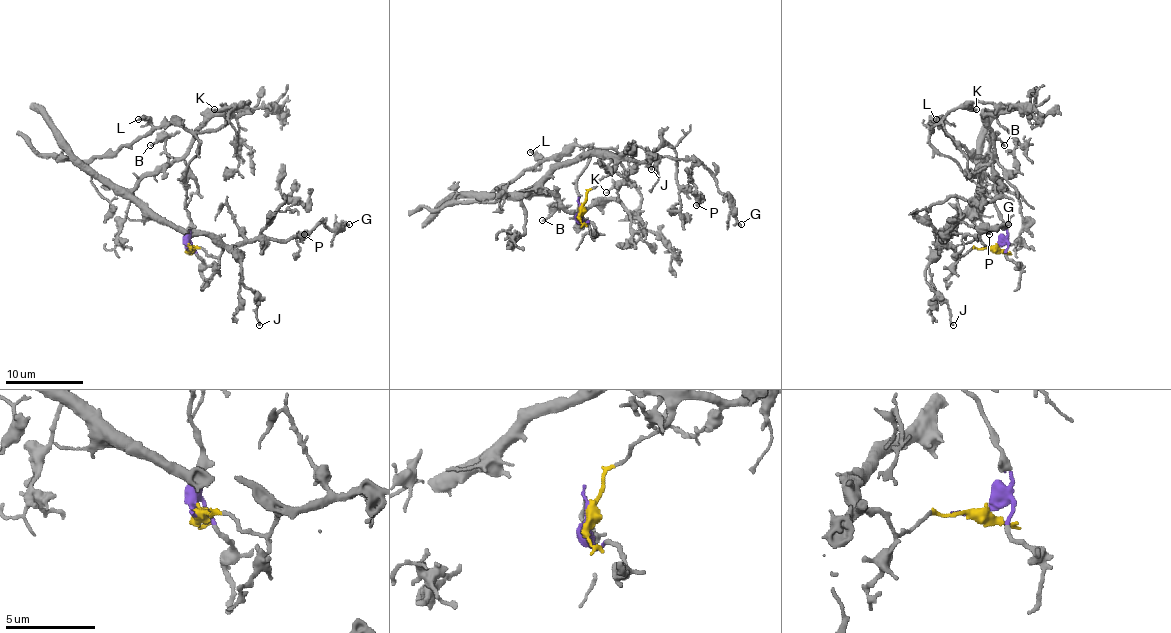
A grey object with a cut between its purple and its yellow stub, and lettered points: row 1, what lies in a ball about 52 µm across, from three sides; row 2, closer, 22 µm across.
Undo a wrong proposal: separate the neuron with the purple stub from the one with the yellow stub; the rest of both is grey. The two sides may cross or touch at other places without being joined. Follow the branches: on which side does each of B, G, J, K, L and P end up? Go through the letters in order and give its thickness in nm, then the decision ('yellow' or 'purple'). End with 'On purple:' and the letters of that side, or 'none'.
B: 130 nm thick; yellow
G: 280 nm thick; yellow
J: 130 nm thick; yellow
K: 120 nm thick; purple
L: 360 nm thick; purple
P: 320 nm thick; yellow
On purple: K, L

